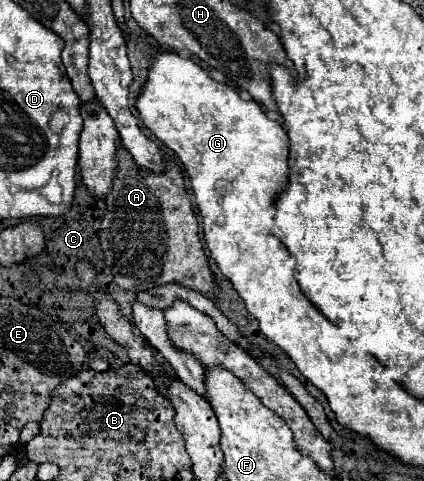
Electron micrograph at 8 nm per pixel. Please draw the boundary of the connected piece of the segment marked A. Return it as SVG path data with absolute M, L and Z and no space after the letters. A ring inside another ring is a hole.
M124 148L118 152L118 176L114 180L112 192L106 198L106 214L100 226L100 246L104 250L104 262L112 270L112 284L128 290L142 292L156 286L164 286L176 282L190 290L202 292L204 296L214 298L212 294L218 290L214 274L208 264L208 256L204 254L200 236L198 236L198 220L194 214L194 206L188 200L184 178L174 162L166 164L162 174L154 174L150 170L142 170L134 164L132 156L126 154Z

